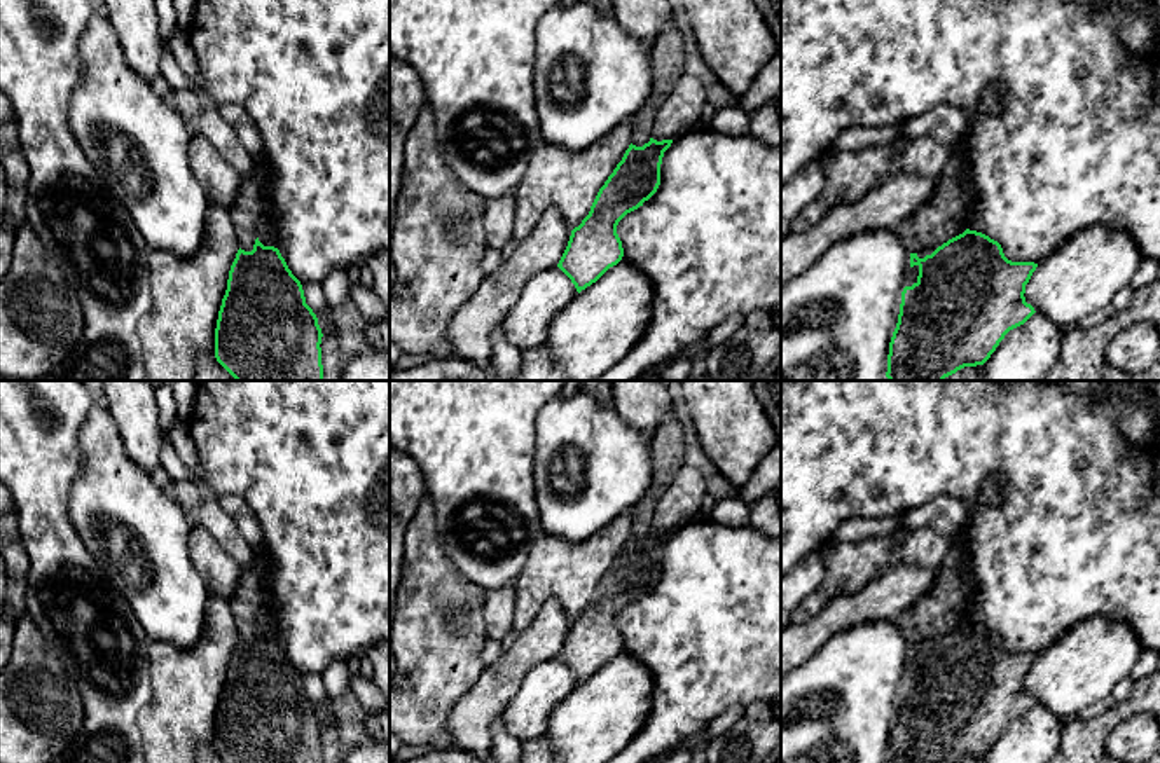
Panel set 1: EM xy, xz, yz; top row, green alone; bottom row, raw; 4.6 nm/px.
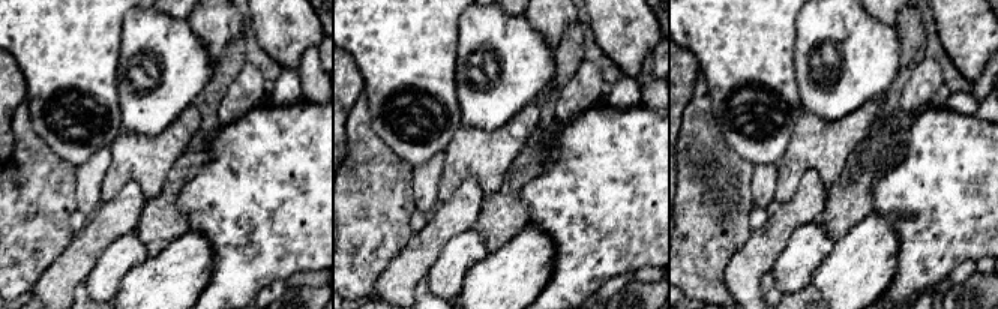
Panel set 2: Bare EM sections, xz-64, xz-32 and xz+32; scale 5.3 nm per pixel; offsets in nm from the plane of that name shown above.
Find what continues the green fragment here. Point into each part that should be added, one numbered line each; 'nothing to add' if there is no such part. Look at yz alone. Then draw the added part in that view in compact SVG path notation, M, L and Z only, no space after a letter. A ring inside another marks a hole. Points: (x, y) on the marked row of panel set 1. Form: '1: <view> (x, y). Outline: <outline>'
nothing to add

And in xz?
nothing to add

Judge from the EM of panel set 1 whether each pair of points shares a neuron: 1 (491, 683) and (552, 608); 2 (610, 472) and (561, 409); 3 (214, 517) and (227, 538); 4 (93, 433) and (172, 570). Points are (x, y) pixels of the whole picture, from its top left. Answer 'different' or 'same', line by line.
1: same
2: same
3: same
4: same

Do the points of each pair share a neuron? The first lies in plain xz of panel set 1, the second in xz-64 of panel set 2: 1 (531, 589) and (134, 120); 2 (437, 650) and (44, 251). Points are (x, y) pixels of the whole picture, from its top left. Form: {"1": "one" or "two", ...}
{"1": "two", "2": "one"}

